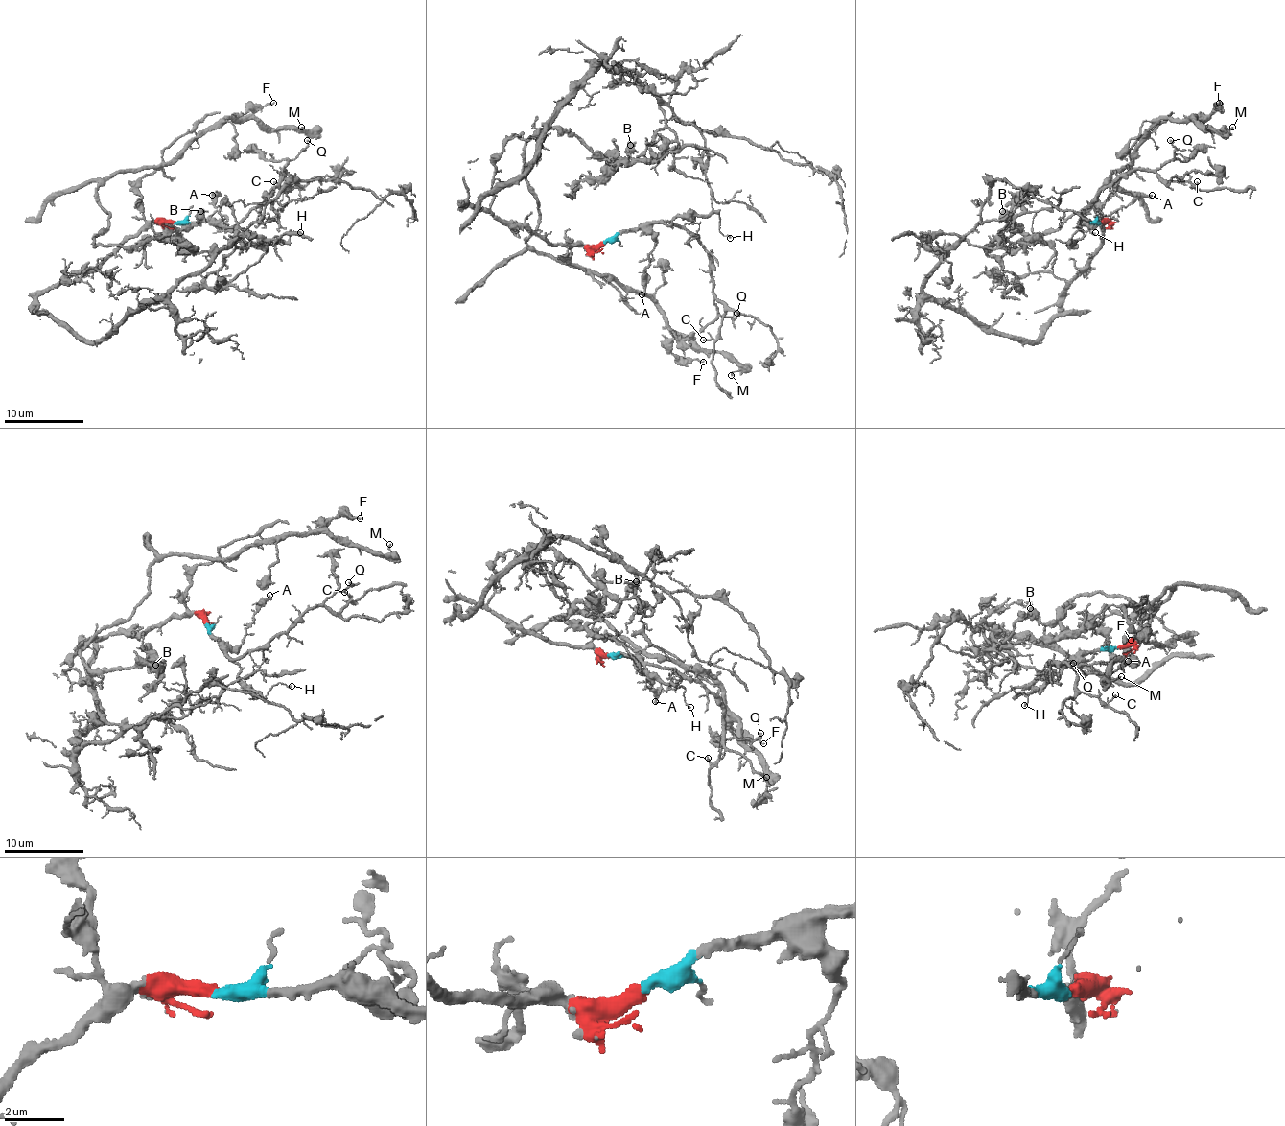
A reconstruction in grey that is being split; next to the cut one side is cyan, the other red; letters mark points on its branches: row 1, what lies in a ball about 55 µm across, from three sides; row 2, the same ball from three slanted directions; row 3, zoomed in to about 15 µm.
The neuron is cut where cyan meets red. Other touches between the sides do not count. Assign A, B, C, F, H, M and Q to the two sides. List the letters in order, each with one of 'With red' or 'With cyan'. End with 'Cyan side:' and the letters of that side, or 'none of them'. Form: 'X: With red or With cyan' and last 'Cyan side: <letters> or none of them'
A: With cyan
B: With red
C: With cyan
F: With red
H: With cyan
M: With red
Q: With cyan
Cyan side: A, C, H, Q

